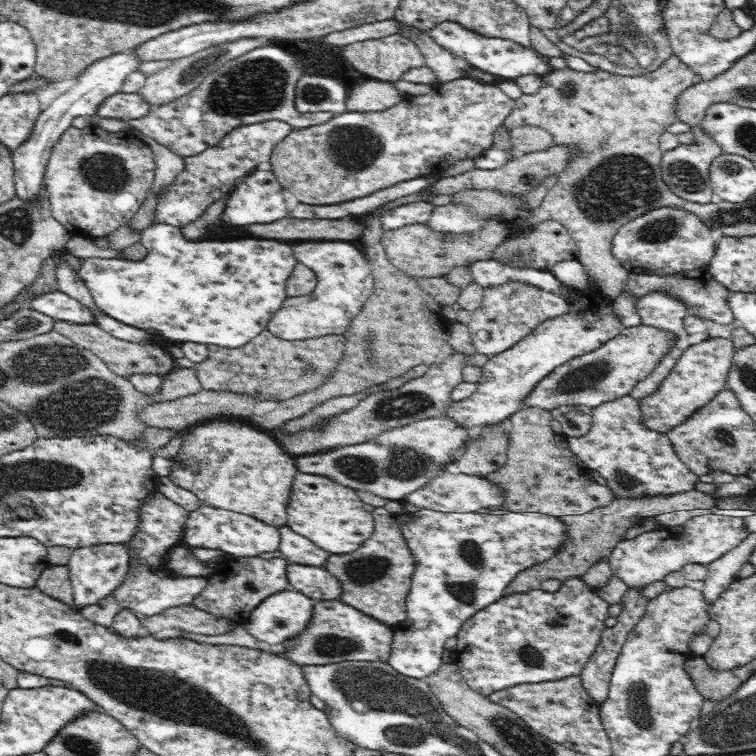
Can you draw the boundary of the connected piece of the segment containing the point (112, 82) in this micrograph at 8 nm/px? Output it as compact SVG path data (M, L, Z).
M128 51L93 62L80 72L76 77L78 79L76 84L70 90L57 96L48 108L40 111L31 136L13 153L16 195L22 199L35 199L37 197L53 148L62 134L71 127L74 118L96 115L96 110L100 108L100 104L106 98L116 93L122 93L122 84L124 84L126 76L135 72L140 63L141 61L136 59L136 52Z

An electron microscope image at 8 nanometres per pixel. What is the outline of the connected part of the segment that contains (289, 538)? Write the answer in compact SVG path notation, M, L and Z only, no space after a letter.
M288 526L278 528L281 533L279 551L289 564L324 567L329 558L327 550L321 549L308 538L292 531Z

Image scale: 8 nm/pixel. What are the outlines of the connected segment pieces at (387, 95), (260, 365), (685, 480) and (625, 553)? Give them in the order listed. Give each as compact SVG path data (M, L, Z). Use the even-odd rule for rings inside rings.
M368 79L350 90L346 97L349 111L383 111L402 102L403 95L387 81Z
M264 330L240 348L225 349L218 345L208 345L208 356L204 361L195 362L192 368L204 390L256 395L258 400L280 403L314 390L330 379L343 357L344 342L344 335L327 334L291 341Z
M629 394L620 398L604 402L600 406L591 409L590 428L580 438L567 437L570 450L591 470L596 470L600 476L606 479L606 486L615 492L615 499L642 499L653 498L653 495L676 495L696 489L698 475L694 474L679 459L675 453L670 439L666 434L645 430L641 423L638 410L638 399Z
M715 511L695 516L679 527L660 527L636 538L619 540L609 557L609 566L613 576L620 578L629 588L643 588L647 584L663 581L667 574L681 571L688 564L710 565L750 534L745 518L723 516Z

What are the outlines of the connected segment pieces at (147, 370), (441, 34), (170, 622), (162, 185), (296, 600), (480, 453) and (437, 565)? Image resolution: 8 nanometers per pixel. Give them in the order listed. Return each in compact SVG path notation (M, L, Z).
M55 321L54 331L58 331L66 338L75 342L76 345L94 352L98 358L101 358L106 366L120 375L122 378L128 379L130 376L146 374L154 374L156 376L164 377L177 368L177 364L171 354L161 347L154 346L153 344L132 344L132 342L114 338L110 333L106 332L98 323L94 324L74 324L66 321Z
M442 22L426 32L441 48L448 50L458 61L463 61L465 65L494 75L500 81L515 82L520 76L531 75L542 78L549 74L549 70L555 69L554 65L550 63L552 59L540 54L538 50L526 49L524 46L504 38L487 38L487 36L467 30L466 27L456 22Z
M193 604L170 608L154 616L138 613L138 620L149 634L157 636L168 629L193 633L195 636L218 636L230 632L236 626L233 620L214 616Z
M150 137L143 138L143 142L150 146L155 155L156 168L151 193L157 197L180 174L184 167L184 158L181 158L178 154L174 154L172 150L160 145Z
M292 588L268 596L249 614L243 624L252 637L268 644L284 644L292 641L309 626L315 600Z
M508 421L484 427L479 439L470 443L456 458L455 463L460 472L483 478L504 467L507 462L509 428Z
M424 508L416 512L414 522L402 526L401 533L417 566L405 599L406 618L393 626L394 638L388 664L400 674L423 680L430 673L435 673L443 663L446 640L457 636L472 615L500 600L518 572L552 559L563 540L568 538L561 518L549 517L544 513L506 512L501 516L492 516L488 512L444 513Z

